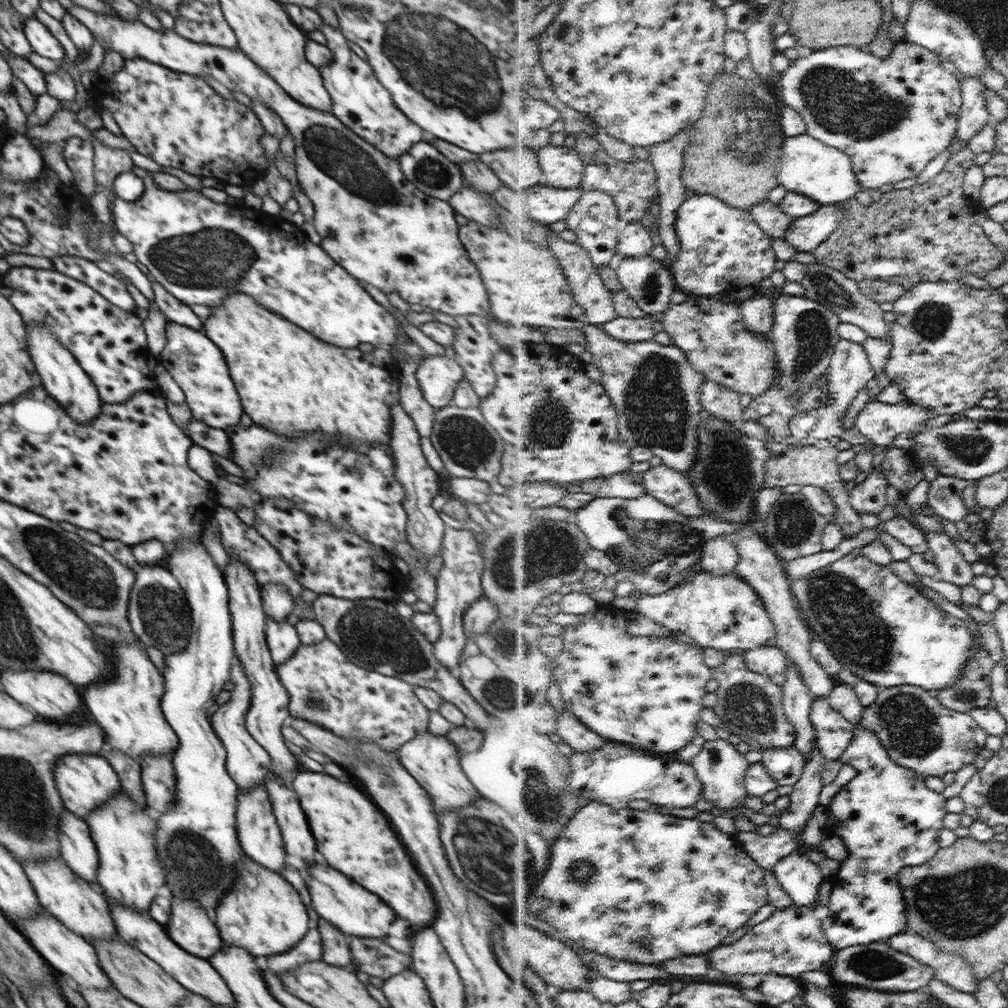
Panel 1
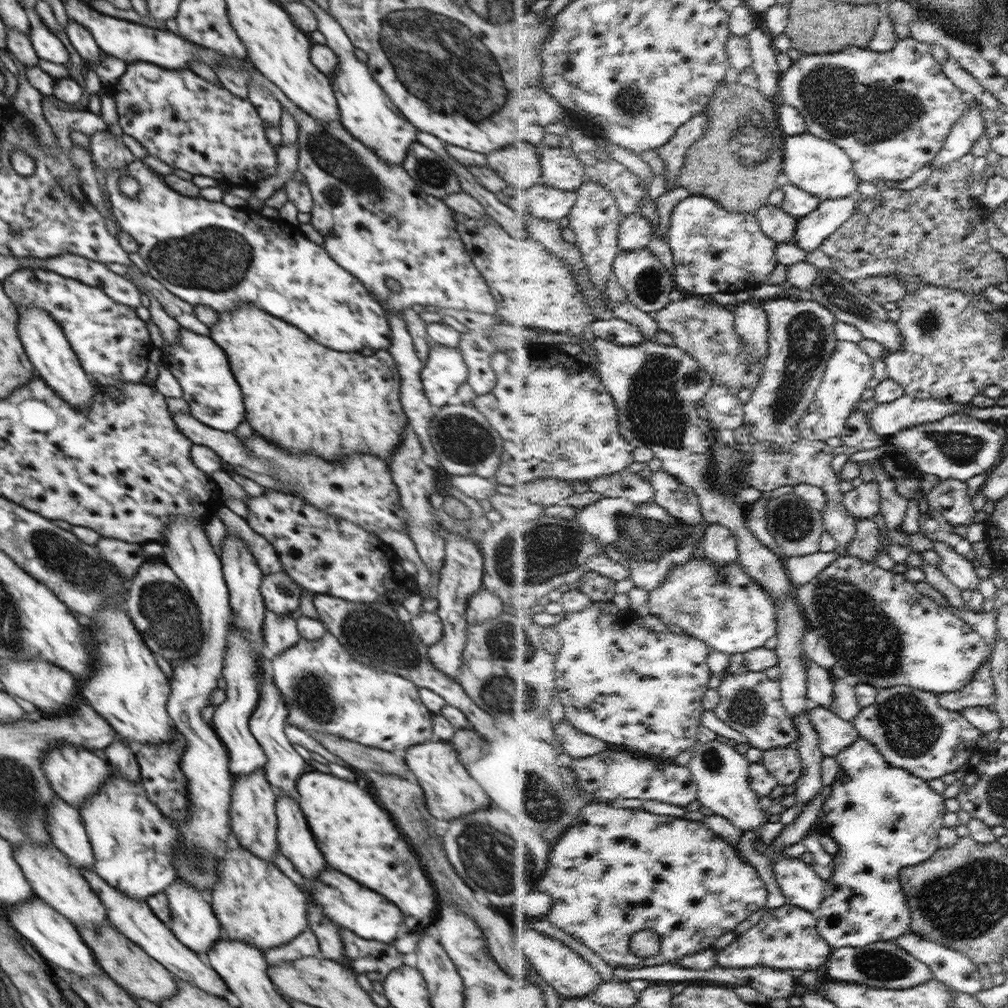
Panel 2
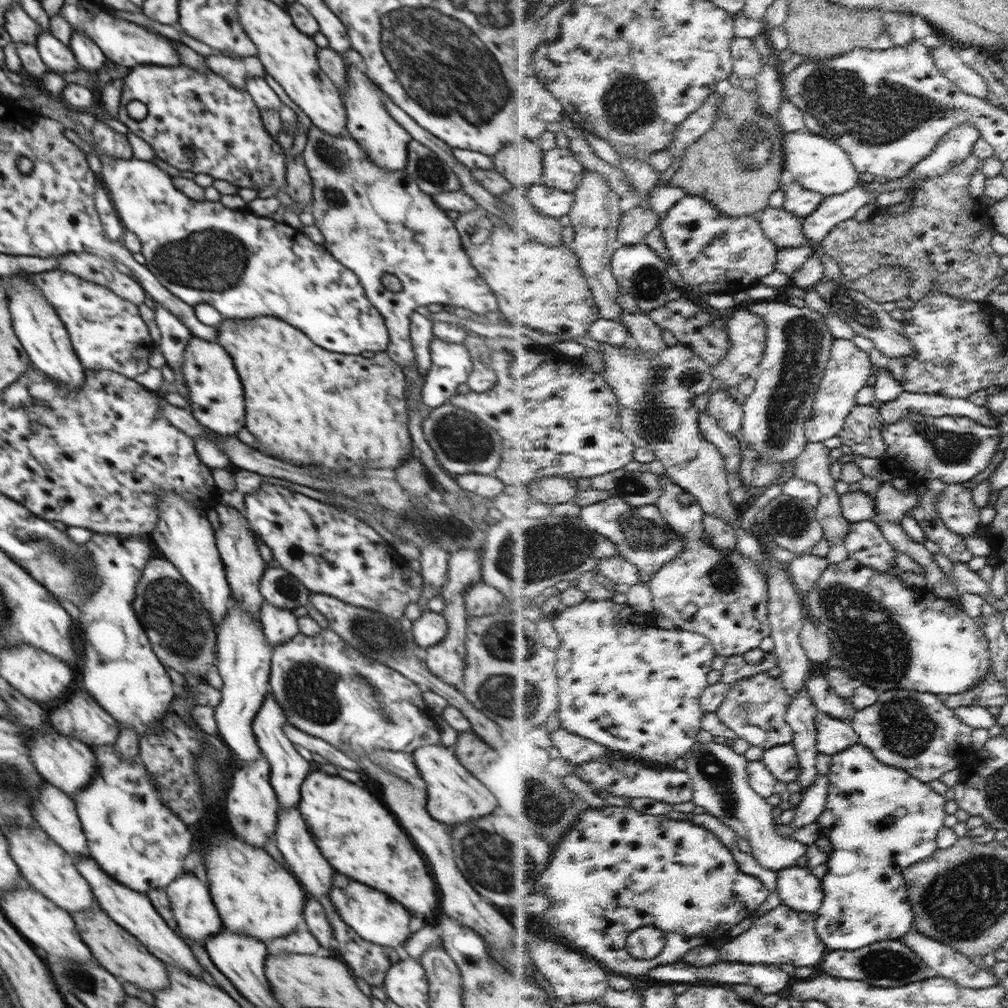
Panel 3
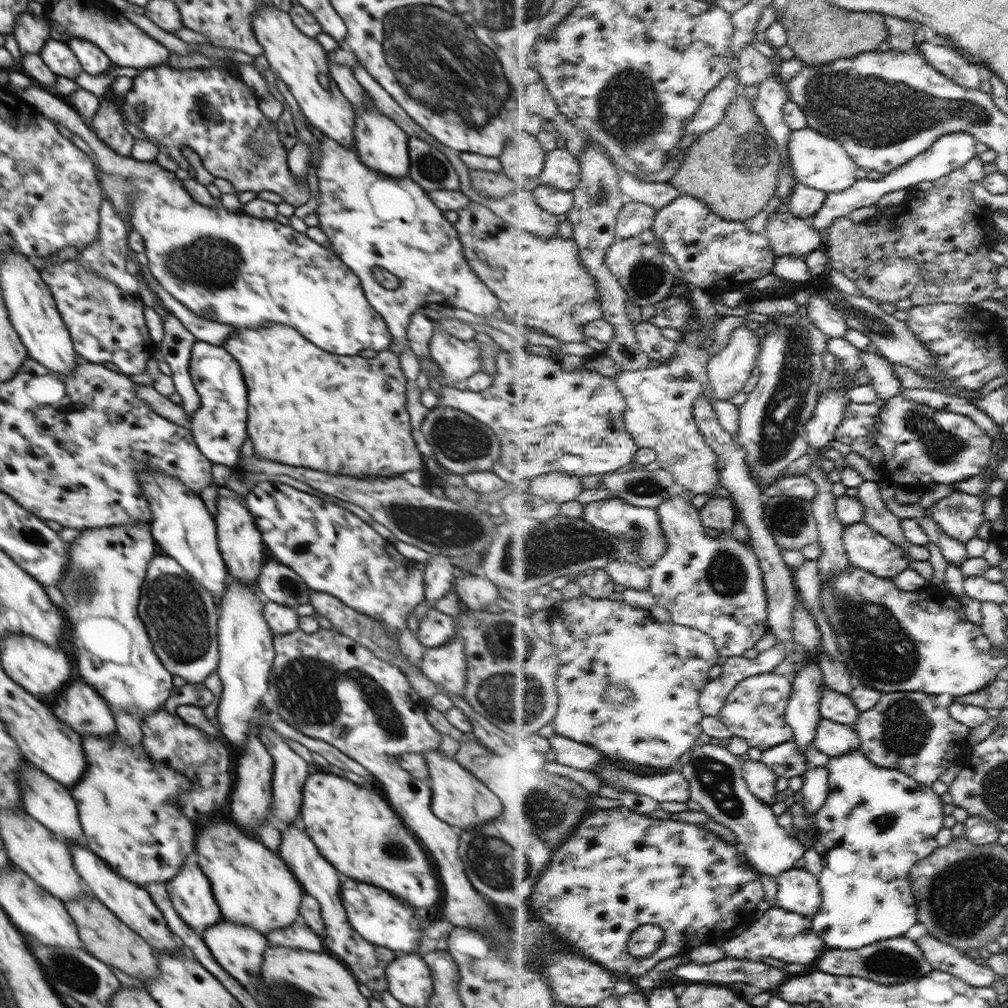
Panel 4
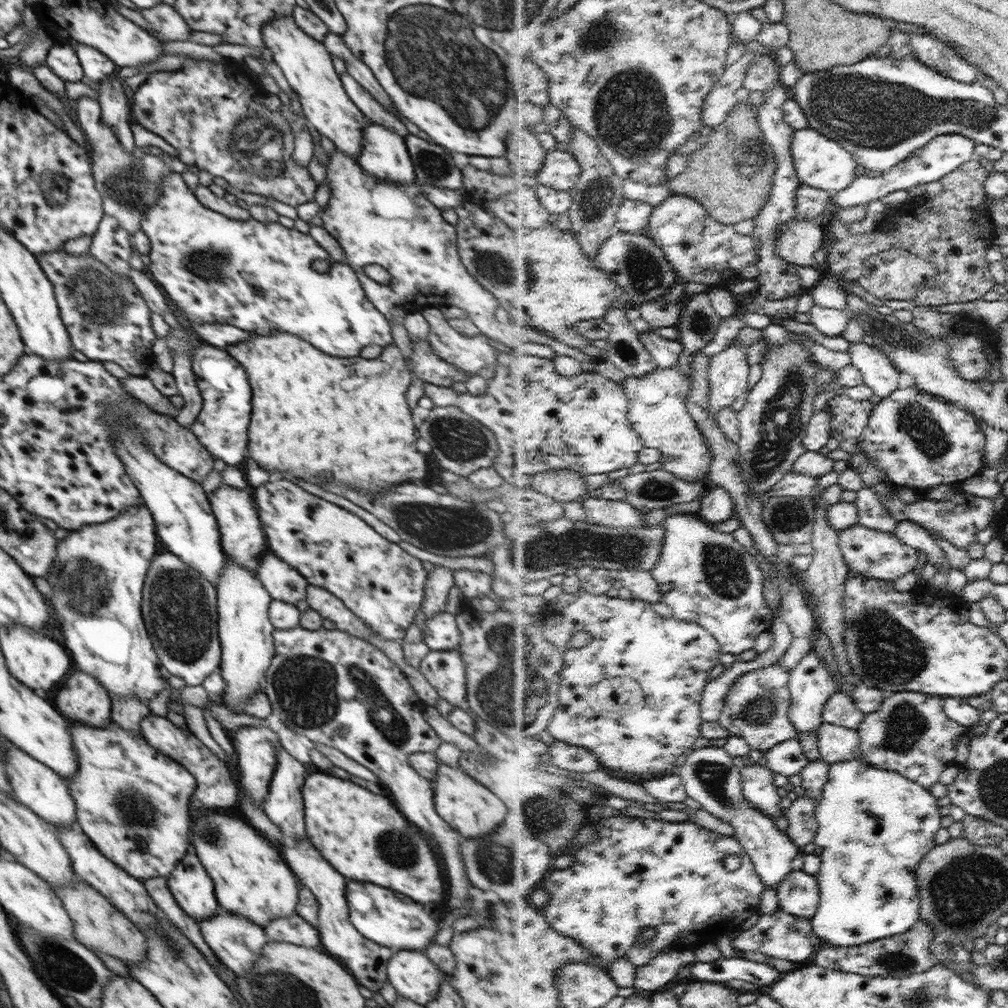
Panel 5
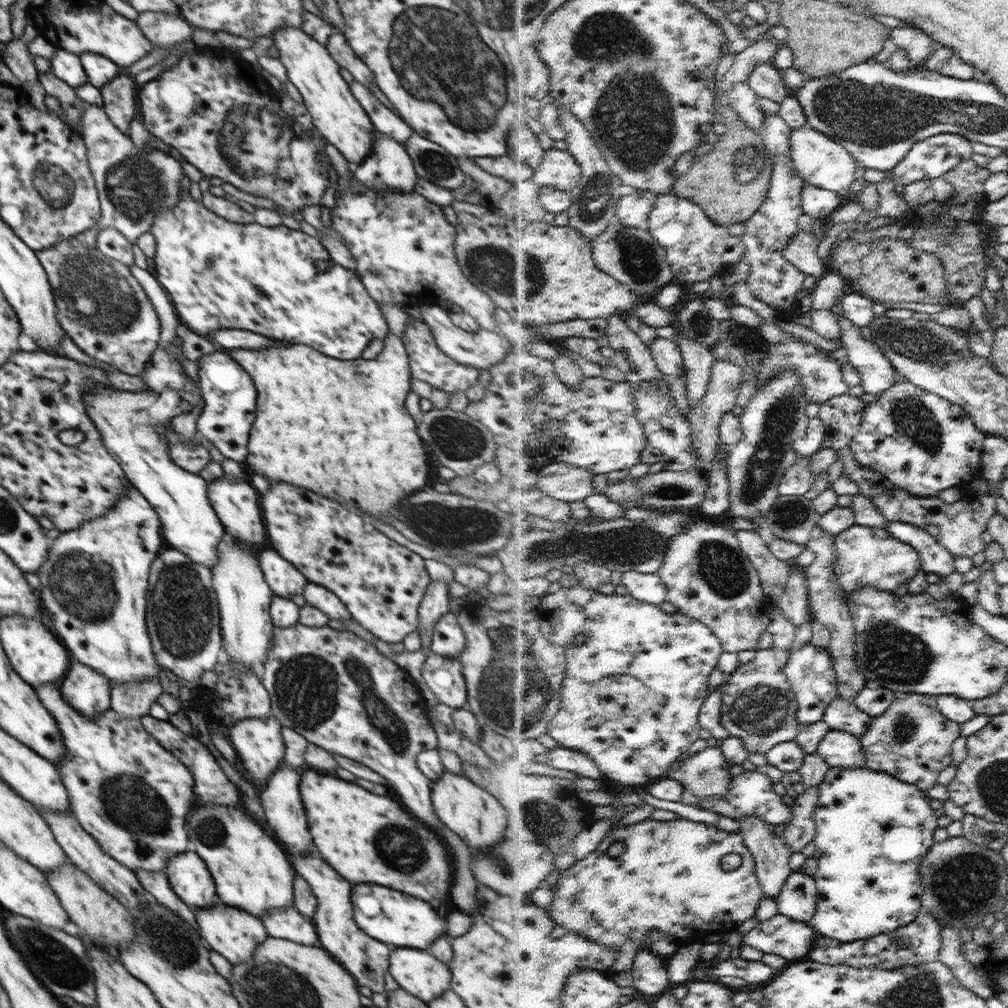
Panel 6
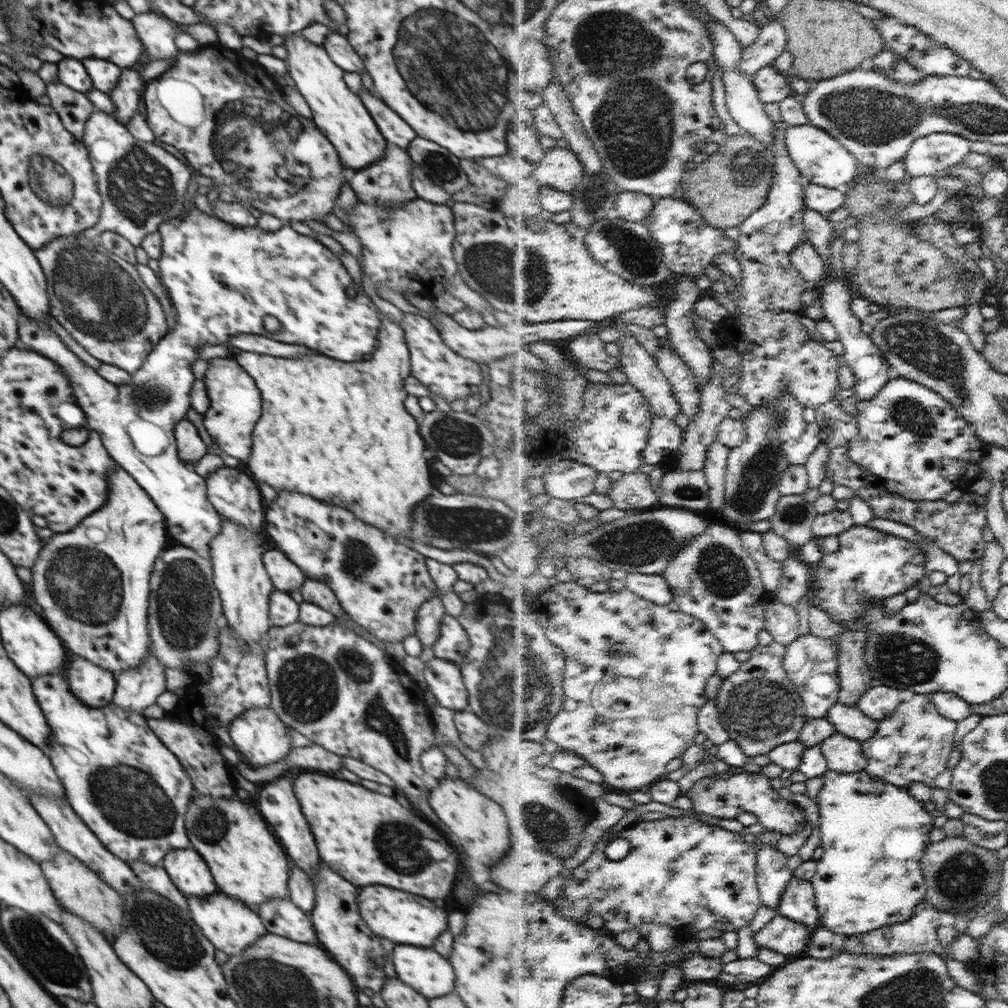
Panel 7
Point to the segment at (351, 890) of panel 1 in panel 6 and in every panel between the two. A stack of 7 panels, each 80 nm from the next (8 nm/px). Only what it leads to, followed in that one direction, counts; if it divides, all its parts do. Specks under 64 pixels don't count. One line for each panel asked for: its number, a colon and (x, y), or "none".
2: (366, 913)
3: (377, 919)
4: (382, 919)
5: (389, 919)
6: (389, 916)

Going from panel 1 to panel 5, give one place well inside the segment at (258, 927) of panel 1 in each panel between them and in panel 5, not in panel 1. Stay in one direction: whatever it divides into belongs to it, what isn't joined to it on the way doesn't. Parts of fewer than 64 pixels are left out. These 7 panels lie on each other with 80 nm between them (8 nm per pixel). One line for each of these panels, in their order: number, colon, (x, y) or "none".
2: (253, 900)
3: (254, 894)
4: (252, 885)
5: (251, 878)

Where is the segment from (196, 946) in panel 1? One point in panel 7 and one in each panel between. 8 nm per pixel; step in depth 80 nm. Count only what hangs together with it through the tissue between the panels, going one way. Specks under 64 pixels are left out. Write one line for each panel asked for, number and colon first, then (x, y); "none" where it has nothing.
2: (193, 921)
3: (197, 917)
4: (190, 890)
5: (193, 889)
6: (189, 877)
7: (188, 870)

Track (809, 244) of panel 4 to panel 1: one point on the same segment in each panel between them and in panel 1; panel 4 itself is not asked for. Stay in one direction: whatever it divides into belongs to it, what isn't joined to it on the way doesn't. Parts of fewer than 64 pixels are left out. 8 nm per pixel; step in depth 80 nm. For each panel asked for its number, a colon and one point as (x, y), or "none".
1: (774, 220)
2: (776, 221)
3: (787, 229)

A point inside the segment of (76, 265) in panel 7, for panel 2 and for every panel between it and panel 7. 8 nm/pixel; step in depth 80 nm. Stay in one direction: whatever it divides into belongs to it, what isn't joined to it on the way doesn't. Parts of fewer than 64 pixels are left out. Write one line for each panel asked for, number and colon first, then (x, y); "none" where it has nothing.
2: (112, 343)
3: (107, 333)
4: (105, 324)
5: (107, 320)
6: (103, 309)

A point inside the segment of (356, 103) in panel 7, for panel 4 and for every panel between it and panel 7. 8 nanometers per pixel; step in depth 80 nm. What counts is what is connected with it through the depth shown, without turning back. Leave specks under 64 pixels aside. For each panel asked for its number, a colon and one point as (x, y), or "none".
4: (300, 61)
5: (306, 64)
6: (336, 114)

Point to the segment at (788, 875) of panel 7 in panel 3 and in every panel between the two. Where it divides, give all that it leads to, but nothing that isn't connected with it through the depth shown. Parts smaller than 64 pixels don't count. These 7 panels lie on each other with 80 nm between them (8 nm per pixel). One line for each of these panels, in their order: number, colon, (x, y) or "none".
3: (721, 775)
4: (716, 774)
5: (712, 778)
6: (772, 853)

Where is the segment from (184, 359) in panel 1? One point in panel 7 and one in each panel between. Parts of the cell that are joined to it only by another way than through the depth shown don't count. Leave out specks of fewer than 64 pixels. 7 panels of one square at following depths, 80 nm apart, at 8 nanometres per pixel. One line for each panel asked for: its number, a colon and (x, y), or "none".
2: (200, 366)
3: (217, 402)
4: (219, 429)
5: (222, 425)
6: (229, 408)
7: (235, 403)

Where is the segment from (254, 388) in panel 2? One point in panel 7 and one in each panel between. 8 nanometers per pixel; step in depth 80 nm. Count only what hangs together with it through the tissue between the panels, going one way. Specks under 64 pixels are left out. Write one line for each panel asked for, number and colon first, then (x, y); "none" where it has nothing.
3: (324, 424)
4: (356, 424)
5: (361, 433)
6: (363, 450)
7: (350, 441)

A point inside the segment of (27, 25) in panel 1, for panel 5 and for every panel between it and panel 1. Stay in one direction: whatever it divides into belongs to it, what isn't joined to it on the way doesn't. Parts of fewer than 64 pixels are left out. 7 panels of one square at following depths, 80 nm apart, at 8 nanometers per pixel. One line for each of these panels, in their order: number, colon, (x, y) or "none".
2: (48, 47)
3: (58, 57)
4: (57, 55)
5: (61, 59)

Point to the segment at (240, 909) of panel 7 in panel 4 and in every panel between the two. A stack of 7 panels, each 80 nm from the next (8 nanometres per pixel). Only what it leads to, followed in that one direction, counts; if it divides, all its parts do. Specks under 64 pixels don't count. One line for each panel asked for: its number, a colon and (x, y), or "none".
4: (238, 949)
5: (236, 942)
6: (233, 933)

